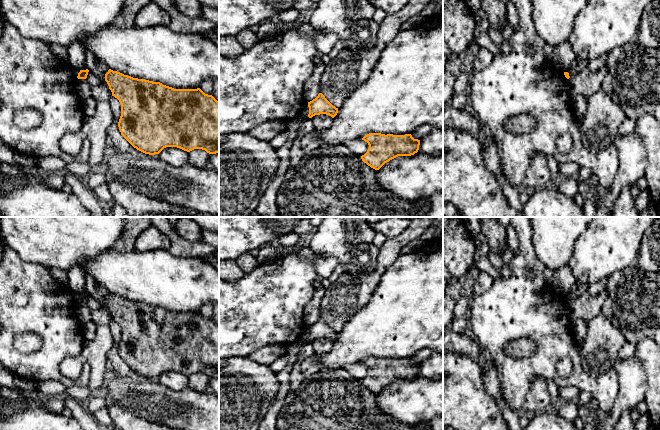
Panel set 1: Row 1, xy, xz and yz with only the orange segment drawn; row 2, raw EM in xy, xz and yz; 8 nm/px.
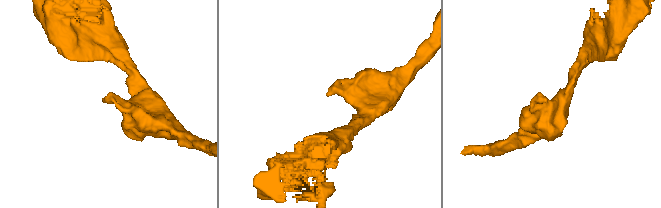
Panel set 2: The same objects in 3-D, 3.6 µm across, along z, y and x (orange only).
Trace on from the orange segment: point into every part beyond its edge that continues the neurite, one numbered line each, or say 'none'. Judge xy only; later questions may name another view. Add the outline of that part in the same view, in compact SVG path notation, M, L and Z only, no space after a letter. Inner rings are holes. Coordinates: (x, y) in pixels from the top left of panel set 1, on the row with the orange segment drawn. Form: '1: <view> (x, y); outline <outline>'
none

